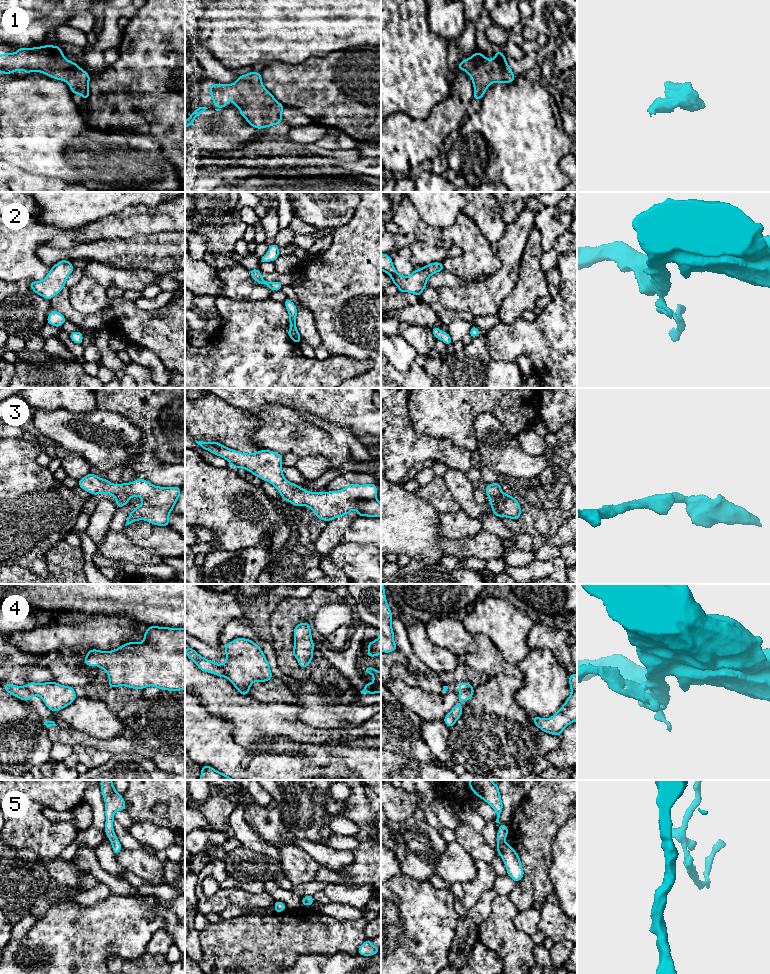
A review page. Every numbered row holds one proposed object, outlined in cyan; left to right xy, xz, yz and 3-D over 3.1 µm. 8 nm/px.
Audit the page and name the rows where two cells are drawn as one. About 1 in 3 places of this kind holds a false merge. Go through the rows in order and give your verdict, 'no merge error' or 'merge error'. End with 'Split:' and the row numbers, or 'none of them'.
1: no merge error
2: no merge error
3: no merge error
4: merge error
5: no merge error
Split: 4

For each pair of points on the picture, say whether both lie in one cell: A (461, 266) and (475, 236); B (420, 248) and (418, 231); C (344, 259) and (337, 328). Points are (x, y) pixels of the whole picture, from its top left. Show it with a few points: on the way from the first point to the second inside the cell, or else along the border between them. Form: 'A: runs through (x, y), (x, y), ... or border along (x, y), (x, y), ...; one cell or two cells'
A: runs through (468, 259), (475, 252), (475, 243); one cell
B: border along (417, 240), (442, 247); two cells
C: runs through (344, 276), (344, 304), (342, 311); one cell

